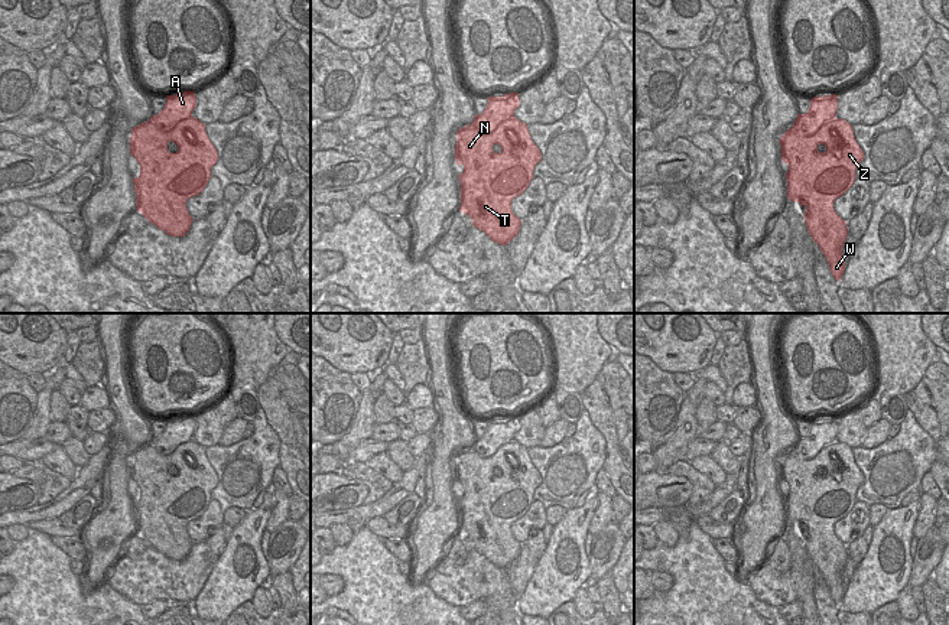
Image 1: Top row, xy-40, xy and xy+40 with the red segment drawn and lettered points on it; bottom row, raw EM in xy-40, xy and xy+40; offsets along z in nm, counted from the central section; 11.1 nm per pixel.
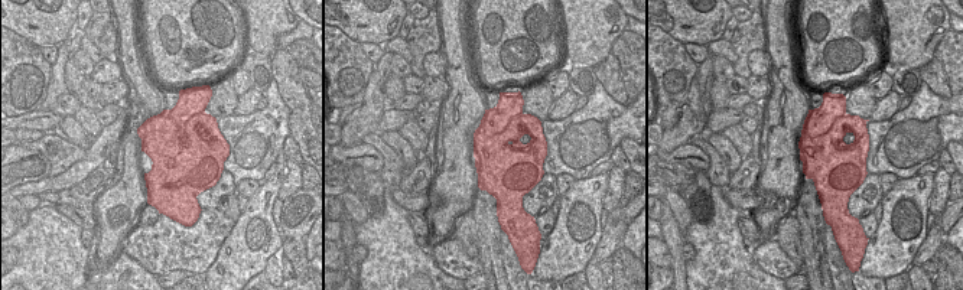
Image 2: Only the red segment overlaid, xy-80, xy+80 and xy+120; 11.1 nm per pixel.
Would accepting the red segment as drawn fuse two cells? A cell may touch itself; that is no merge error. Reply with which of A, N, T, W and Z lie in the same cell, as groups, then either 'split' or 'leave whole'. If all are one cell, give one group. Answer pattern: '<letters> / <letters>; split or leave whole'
A / N T W Z; split

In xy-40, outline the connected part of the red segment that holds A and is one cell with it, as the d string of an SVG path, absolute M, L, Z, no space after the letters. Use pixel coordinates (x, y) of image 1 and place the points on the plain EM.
M194 414L166 419L163 433L157 439L152 439L150 443L160 455L170 455L179 445L192 440L195 429L196 420Z

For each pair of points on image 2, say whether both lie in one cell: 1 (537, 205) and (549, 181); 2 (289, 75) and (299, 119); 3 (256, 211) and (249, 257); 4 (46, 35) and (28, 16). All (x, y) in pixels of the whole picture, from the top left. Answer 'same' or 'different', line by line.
1: same
2: same
3: same
4: same

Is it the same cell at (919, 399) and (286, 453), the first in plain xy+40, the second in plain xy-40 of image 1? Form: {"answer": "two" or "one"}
{"answer": "one"}

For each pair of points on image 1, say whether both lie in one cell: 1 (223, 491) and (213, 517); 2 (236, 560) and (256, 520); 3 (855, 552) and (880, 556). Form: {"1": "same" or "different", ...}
{"1": "different", "2": "same", "3": "different"}

